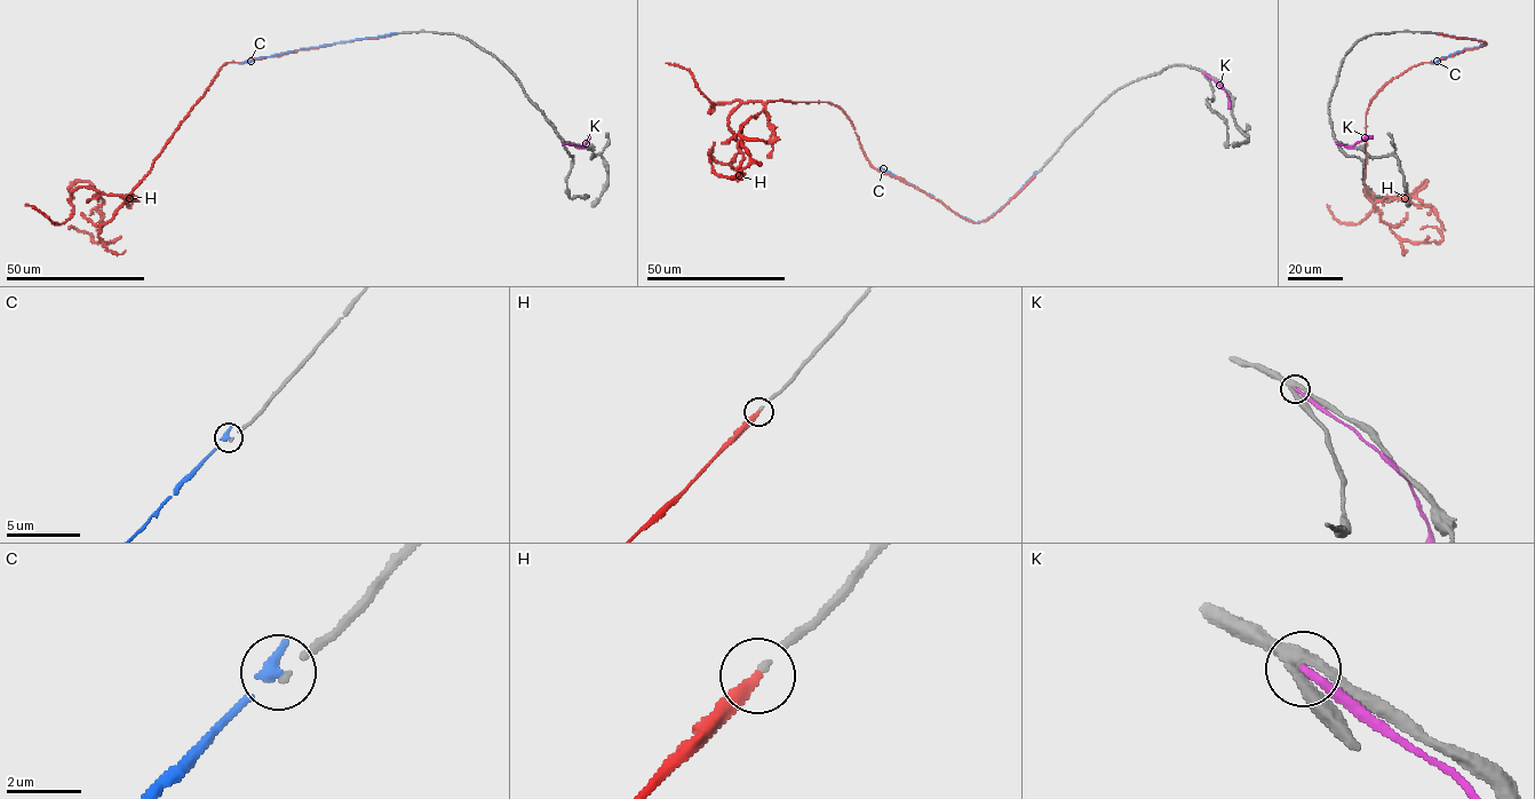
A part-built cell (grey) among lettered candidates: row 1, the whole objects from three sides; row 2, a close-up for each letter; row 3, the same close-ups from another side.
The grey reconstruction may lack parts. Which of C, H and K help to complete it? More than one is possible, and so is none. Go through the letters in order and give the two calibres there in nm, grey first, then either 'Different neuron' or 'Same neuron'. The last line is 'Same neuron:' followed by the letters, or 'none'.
C: Thickness 160 nm (grey) against 320 nm. Different neuron
H: Thickness 130 nm (grey) against 320 nm. Same neuron
K: Thickness 240 nm (grey) against 280 nm. Different neuron
Same neuron: H

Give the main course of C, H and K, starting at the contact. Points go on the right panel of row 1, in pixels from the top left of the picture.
C: (1438, 33), (1486, 42), (1431, 63)
H: (1439, 33), (1487, 42), (1420, 63), (1381, 88), (1366, 113), (1373, 210), (1338, 222), (1326, 204)
K: (1336, 143), (1352, 147), (1373, 136)

